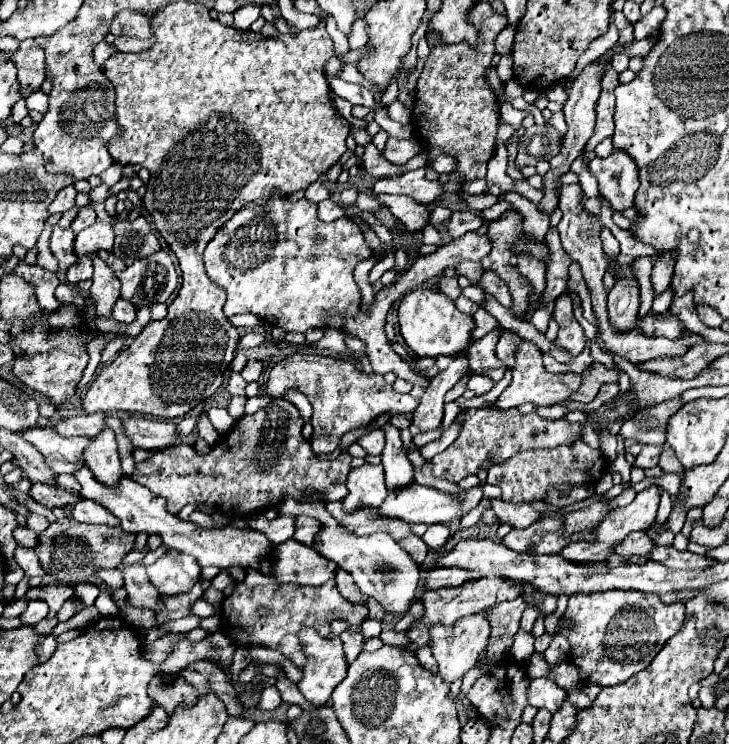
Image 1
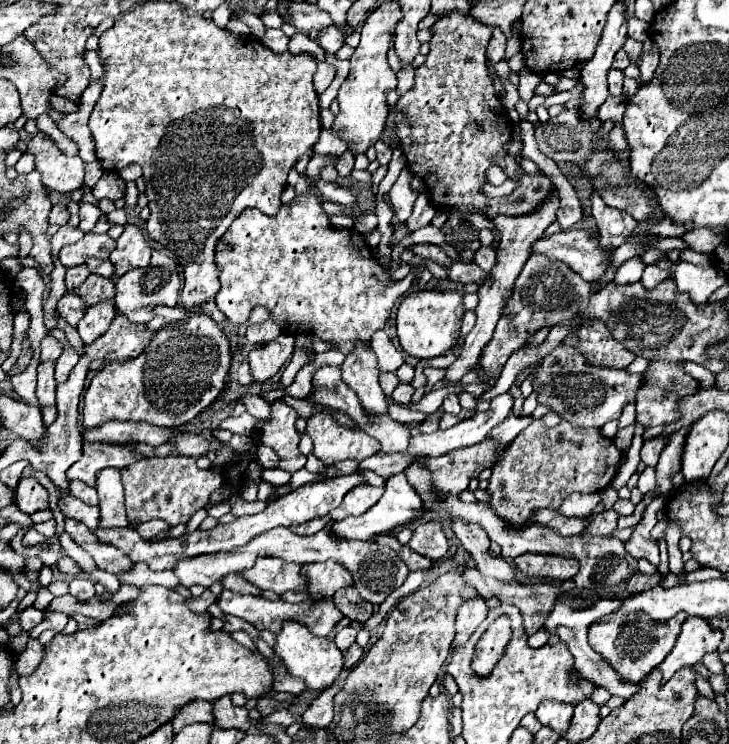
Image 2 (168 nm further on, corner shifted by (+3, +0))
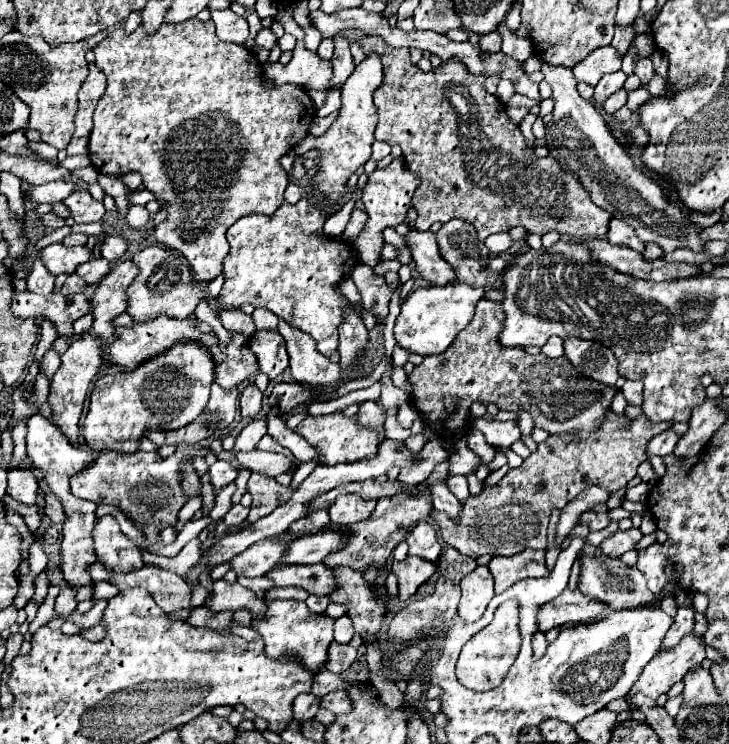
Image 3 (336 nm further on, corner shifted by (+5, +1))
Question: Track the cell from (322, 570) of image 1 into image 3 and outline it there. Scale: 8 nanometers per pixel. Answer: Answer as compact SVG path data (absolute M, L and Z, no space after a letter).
M340 565L334 567L332 571L338 587L328 595L330 601L346 605L348 617L352 619L358 635L372 633L374 637L378 637L382 615L386 613L384 603L378 603L378 599L372 597L370 583L364 583L360 571Z

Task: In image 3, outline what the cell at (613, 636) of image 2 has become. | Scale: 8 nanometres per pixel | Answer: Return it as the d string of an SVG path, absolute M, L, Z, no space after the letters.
M680 607L678 613L676 613L676 619L672 623L672 627L668 629L668 635L664 637L664 643L660 647L660 653L662 651L672 651L678 645L678 641L686 633L692 631L692 627L694 627L694 611L688 609L688 607Z

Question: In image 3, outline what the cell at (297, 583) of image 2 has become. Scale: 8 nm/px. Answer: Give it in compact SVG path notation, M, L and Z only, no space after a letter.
M318 563L318 565L282 565L266 573L270 581L278 587L302 587L314 595L328 595L336 589L336 581L332 571Z

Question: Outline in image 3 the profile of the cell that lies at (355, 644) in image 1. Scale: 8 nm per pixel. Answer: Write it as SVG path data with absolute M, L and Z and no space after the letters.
M348 615L338 617L334 623L334 641L350 643L352 637L354 637L354 627L352 627L352 621L348 619Z

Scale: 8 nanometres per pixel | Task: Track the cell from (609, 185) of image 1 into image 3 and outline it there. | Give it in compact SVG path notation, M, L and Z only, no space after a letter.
M612 217L608 227L608 241L610 243L622 243L624 247L632 247L634 251L644 251L644 243L636 237L636 231L628 227L628 223Z

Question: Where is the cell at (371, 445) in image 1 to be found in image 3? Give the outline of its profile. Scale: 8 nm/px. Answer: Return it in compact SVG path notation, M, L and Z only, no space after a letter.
M332 413L332 415L318 415L312 417L308 415L296 431L320 453L320 461L328 465L336 463L354 463L360 461L368 455L376 455L378 451L378 439L372 435L372 431L364 431L362 427L356 427L356 417L346 419L342 413Z

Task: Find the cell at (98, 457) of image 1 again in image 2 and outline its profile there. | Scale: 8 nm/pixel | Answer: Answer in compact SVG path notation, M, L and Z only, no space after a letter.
M106 468L96 476L96 490L100 498L100 528L126 528L124 492L120 472Z

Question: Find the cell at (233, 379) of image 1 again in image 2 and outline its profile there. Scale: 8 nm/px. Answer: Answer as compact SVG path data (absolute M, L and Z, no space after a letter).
M242 394L240 402L244 402L246 412L252 414L254 418L260 418L264 422L270 420L270 402L266 402L262 396L252 396L252 394Z

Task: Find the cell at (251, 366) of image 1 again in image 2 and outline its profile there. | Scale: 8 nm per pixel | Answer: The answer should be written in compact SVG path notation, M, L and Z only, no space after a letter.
M280 334L276 340L256 346L248 354L252 376L258 382L270 380L284 366L284 362L292 356L292 352L294 352L294 336L290 334Z

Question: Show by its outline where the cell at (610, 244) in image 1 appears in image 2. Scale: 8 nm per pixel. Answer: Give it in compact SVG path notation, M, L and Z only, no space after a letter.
M636 256L636 258L624 262L624 264L616 270L614 282L616 282L616 284L634 284L634 282L640 280L644 268L646 268L646 264L642 262L642 258Z

